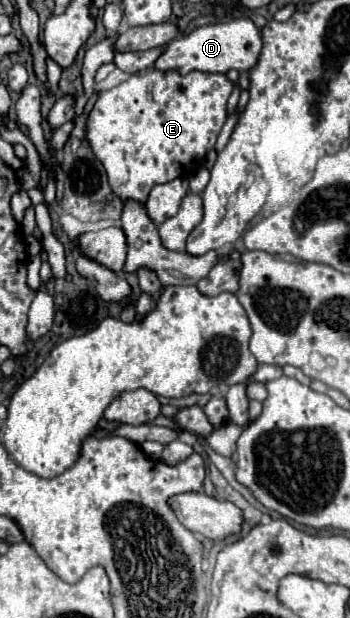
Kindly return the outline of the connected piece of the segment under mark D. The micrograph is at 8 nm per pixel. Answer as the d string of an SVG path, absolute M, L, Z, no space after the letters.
M236 17L224 23L212 23L194 29L186 37L180 35L166 45L166 51L158 57L156 69L178 69L180 73L190 71L204 71L204 73L228 73L230 69L236 71L250 71L260 57L260 47L264 41L260 39L260 29L248 17Z

